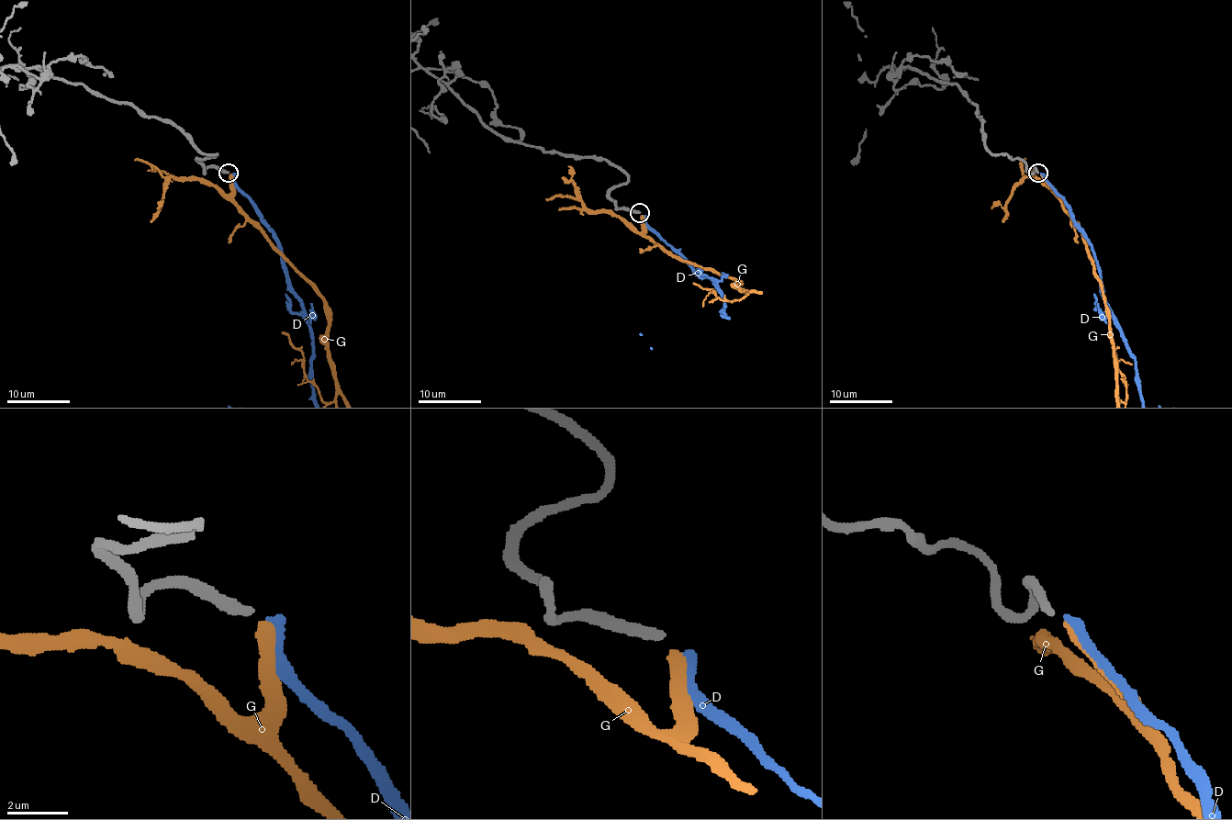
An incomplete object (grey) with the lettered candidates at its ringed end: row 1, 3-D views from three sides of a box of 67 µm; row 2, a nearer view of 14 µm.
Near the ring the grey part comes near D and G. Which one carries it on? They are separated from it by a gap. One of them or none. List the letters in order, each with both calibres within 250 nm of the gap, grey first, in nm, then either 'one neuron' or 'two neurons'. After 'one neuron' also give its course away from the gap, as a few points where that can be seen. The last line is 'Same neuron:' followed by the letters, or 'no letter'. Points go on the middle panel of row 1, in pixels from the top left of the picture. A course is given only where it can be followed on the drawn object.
D: calibres 320 and 320 nm; two neurons
G: calibres 320 and 340 nm; one neuron
Same neuron: G

